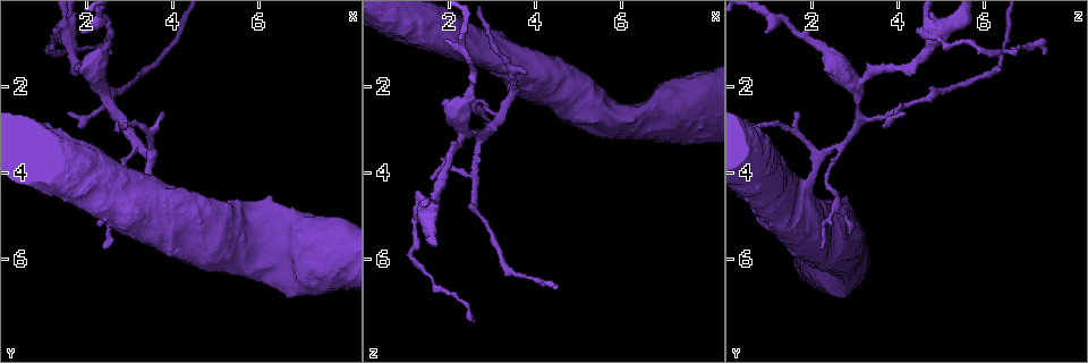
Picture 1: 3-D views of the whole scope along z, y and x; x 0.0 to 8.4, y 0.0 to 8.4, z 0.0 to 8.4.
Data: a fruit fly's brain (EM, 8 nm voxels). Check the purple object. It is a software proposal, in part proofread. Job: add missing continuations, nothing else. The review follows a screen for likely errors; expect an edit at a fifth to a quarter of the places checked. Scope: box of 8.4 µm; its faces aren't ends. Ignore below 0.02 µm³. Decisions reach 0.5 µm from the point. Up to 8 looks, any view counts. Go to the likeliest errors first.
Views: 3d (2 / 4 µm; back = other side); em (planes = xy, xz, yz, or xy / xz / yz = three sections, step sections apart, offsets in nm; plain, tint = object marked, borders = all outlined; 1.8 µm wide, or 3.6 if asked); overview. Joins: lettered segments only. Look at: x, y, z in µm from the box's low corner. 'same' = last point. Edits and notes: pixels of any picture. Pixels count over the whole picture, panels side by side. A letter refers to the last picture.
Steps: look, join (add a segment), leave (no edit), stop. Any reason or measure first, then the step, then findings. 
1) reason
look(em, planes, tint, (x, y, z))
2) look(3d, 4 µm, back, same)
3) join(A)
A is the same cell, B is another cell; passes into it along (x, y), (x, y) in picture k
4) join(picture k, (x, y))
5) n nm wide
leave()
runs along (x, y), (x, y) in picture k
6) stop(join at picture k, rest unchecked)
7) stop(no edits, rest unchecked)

branch stops here
look(3d, 4 µm, (2.85, 5.40, 2.95))

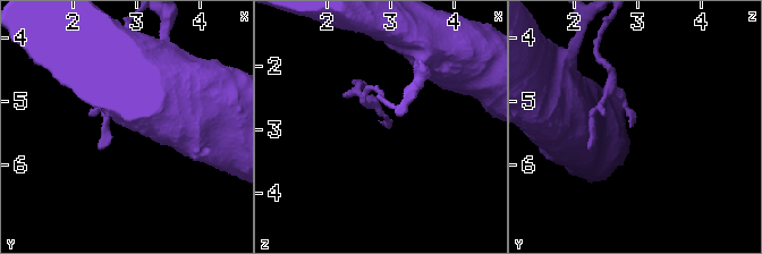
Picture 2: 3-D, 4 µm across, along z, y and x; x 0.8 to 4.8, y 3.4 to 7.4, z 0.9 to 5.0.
look(em, xy, step 8, borders, (2.90, 5.40, 2.90))

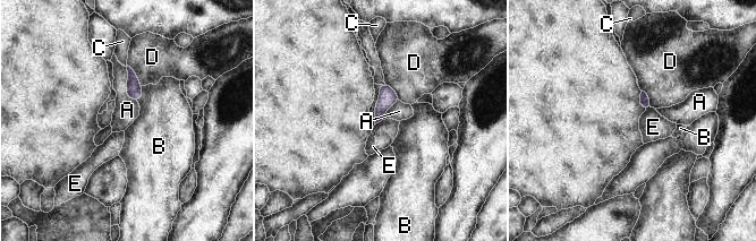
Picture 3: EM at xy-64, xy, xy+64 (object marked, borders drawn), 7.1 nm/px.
look(em, planes, borders, same)

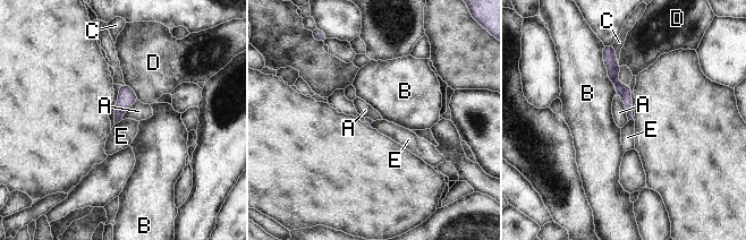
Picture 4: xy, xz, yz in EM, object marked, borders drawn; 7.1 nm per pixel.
B touches over 340 nm
leave()
A, B, C, D and E are other cells; runs along (611, 57), (629, 114) in picture 4; no lettered segment goes on from it

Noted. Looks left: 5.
tapers out
look(em, planes, tint, (3.85, 2.55, 1.65))

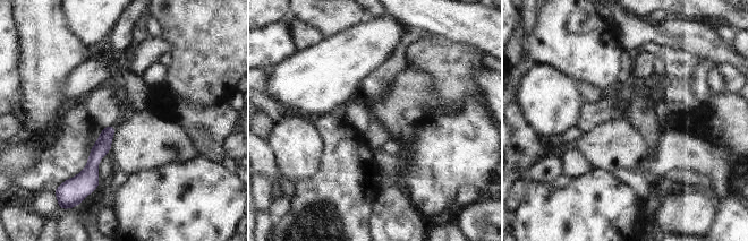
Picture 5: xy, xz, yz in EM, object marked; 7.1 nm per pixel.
what lies round it
look(em, planes, borders, same)

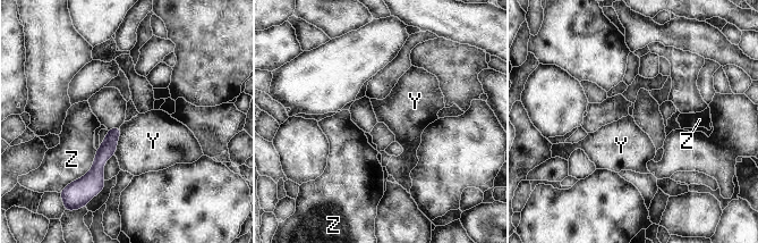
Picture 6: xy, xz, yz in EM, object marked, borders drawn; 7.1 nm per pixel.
leave()
Y and Z are other cells; no lettered segment goes on from it

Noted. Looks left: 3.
an open end
look(em, yz, step 16, borders, (6.25, 4.55, 2.80))

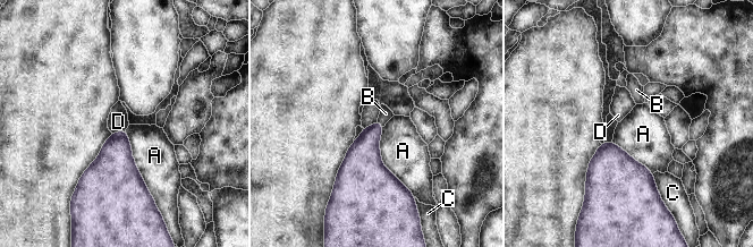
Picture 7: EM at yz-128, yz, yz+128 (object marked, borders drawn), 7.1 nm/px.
look(em, planes, borders, same)

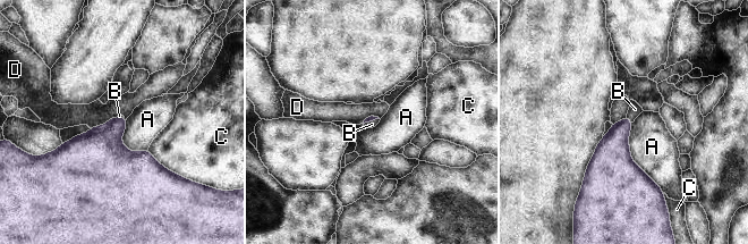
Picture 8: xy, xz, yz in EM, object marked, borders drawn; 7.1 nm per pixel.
join(B)
B is the same cell, A, C and D are other cells; it goes on there

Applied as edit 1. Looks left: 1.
stop(join at picture 8, rest unchecked)

